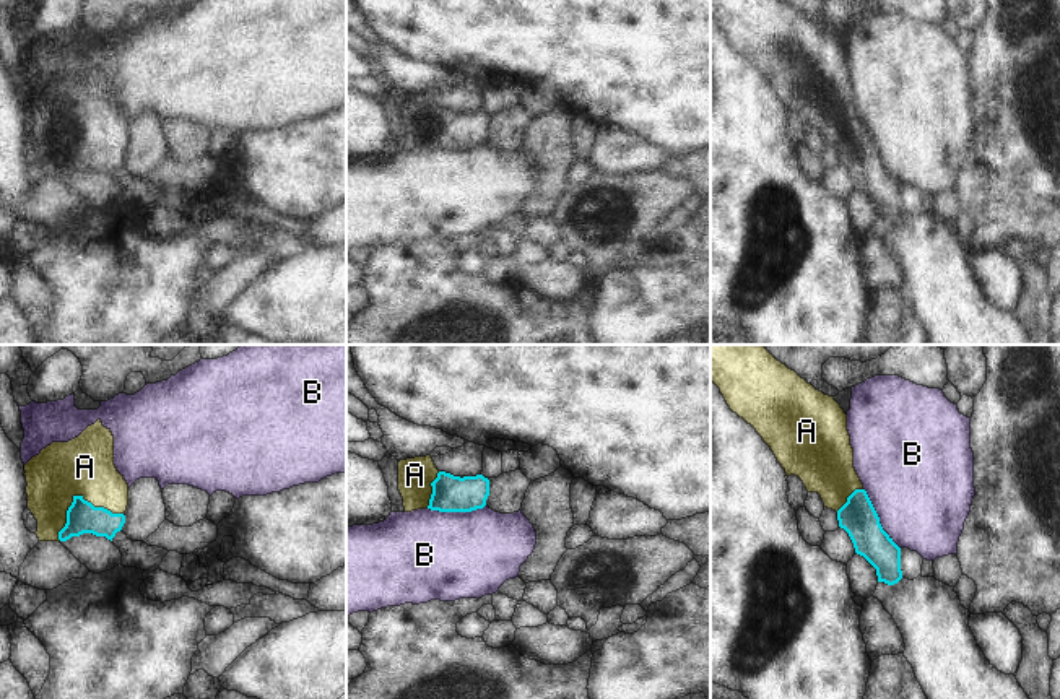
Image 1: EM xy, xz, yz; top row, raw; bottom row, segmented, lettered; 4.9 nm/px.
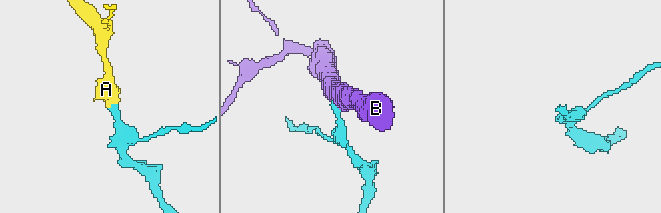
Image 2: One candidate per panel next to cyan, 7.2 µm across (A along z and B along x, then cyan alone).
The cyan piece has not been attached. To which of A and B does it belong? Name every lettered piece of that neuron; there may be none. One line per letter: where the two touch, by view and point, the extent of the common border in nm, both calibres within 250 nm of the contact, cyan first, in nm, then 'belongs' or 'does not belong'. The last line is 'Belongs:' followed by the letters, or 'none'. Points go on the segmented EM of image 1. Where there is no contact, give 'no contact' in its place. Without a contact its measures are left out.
A: meets cyan in xy at (77, 496); contact 360 nm long; 160 nm thick on the cyan side, 280 nm on the other; belongs
B: meets cyan in yz at (878, 519); contact 360 nm long; 180 nm thick on the cyan side, 480 nm on the other; does not belong
Belongs: A

